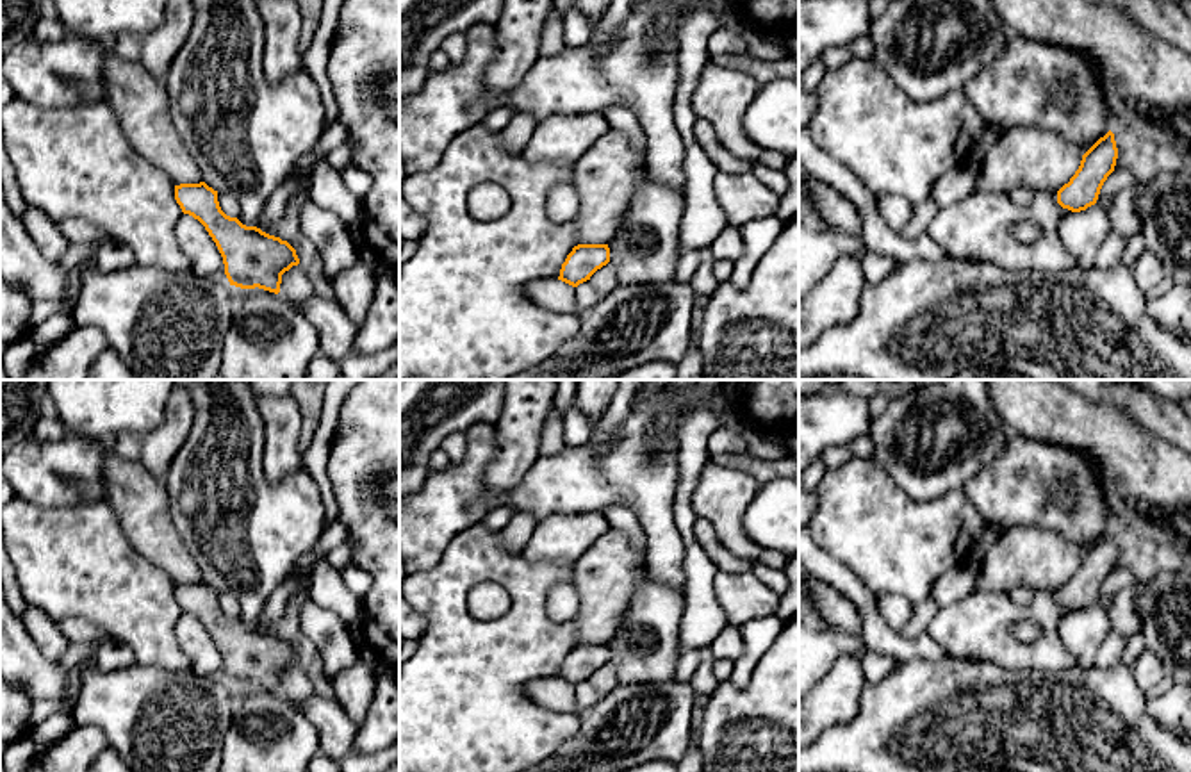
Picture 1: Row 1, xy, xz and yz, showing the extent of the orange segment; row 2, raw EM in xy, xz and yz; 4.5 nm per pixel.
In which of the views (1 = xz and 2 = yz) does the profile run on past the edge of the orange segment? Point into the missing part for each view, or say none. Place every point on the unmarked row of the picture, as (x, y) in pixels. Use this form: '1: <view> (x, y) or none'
1: xz (605, 578)
2: yz (1031, 557)

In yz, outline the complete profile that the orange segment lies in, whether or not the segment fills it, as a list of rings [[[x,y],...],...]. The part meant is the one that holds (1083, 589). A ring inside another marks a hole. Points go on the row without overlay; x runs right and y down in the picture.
[[[1018,526],[1004,531],[986,551],[975,590],[1007,595],[1014,587],[1055,590],[1063,608],[1080,612],[1097,603],[1116,558],[1118,547],[1111,530],[1082,554],[1059,533]]]

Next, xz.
[[[608,528],[576,562],[572,585],[579,595],[576,645],[558,679],[578,686],[610,661],[608,642],[620,631],[642,576],[642,558],[626,533]]]

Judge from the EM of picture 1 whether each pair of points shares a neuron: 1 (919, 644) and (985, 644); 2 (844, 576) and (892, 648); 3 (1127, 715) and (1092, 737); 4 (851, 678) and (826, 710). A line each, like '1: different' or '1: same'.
1: different
2: same
3: same
4: same

